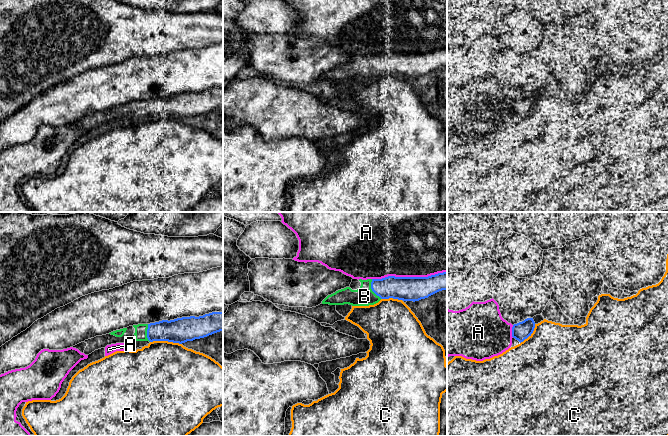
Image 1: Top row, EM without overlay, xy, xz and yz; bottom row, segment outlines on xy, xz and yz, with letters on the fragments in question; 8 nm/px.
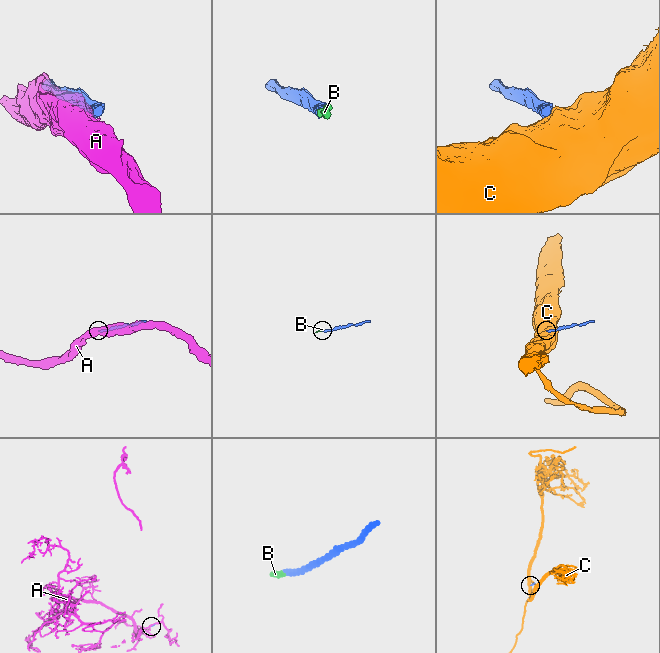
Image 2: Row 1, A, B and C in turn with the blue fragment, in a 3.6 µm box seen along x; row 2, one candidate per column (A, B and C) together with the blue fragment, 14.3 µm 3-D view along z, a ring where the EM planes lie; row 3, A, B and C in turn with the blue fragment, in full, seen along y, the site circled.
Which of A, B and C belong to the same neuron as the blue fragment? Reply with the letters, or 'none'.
B

